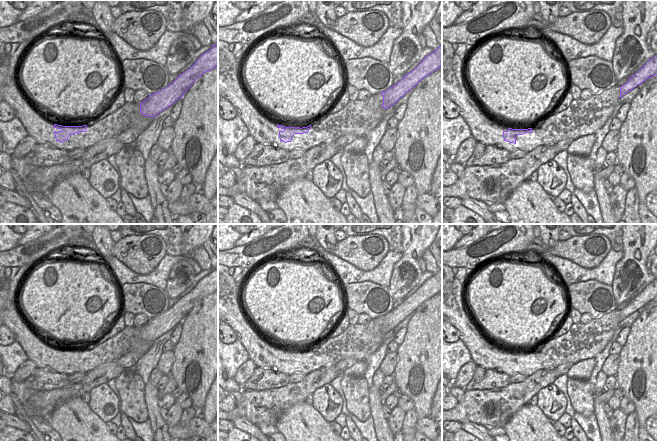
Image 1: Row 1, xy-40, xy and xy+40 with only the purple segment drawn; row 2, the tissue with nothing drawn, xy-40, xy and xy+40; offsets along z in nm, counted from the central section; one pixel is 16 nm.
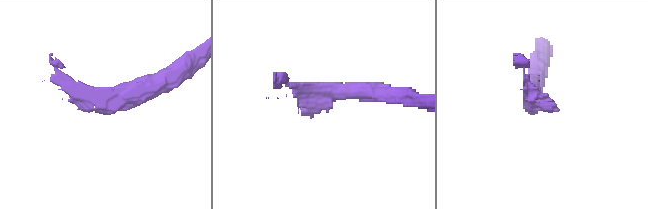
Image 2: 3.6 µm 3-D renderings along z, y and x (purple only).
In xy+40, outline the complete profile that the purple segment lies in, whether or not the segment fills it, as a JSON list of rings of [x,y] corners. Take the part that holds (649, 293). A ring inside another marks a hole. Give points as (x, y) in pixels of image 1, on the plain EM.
[[[657,279],[649,283],[624,309],[620,310],[620,322],[655,299],[657,299]]]

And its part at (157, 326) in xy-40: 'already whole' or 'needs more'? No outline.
already whole

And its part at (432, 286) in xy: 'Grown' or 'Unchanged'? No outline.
Unchanged.

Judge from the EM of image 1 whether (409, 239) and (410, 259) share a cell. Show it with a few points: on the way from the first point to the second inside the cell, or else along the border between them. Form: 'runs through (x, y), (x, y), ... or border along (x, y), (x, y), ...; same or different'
runs through (410, 244), (410, 254); same

